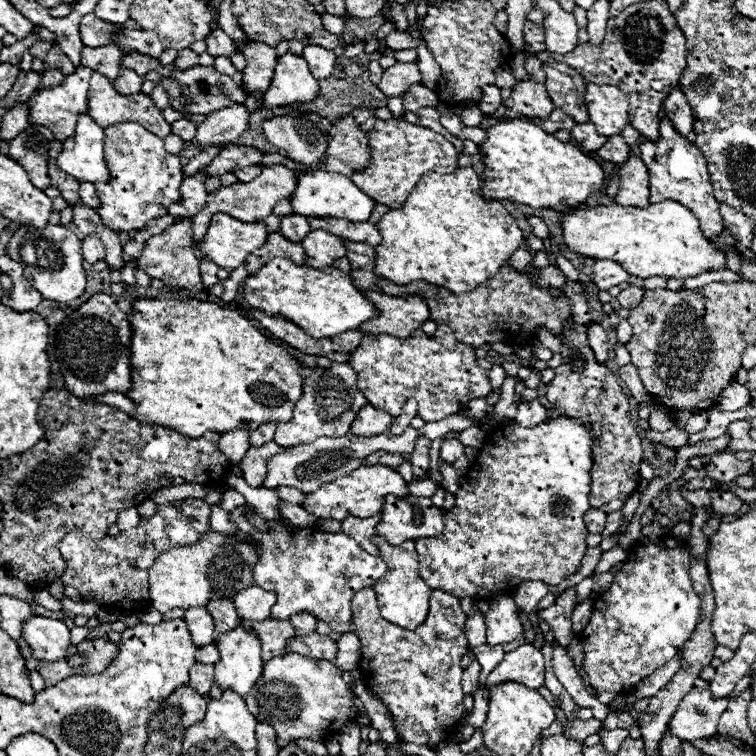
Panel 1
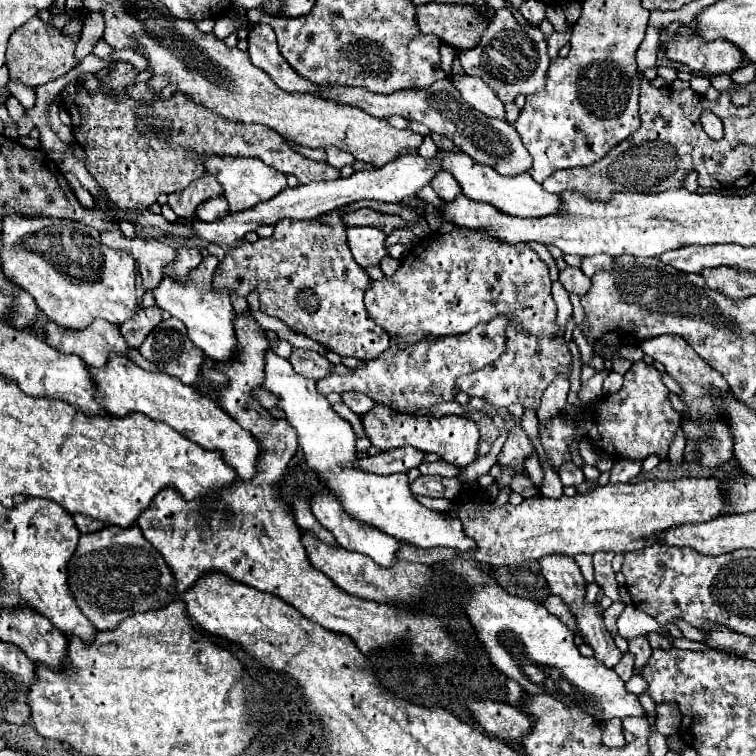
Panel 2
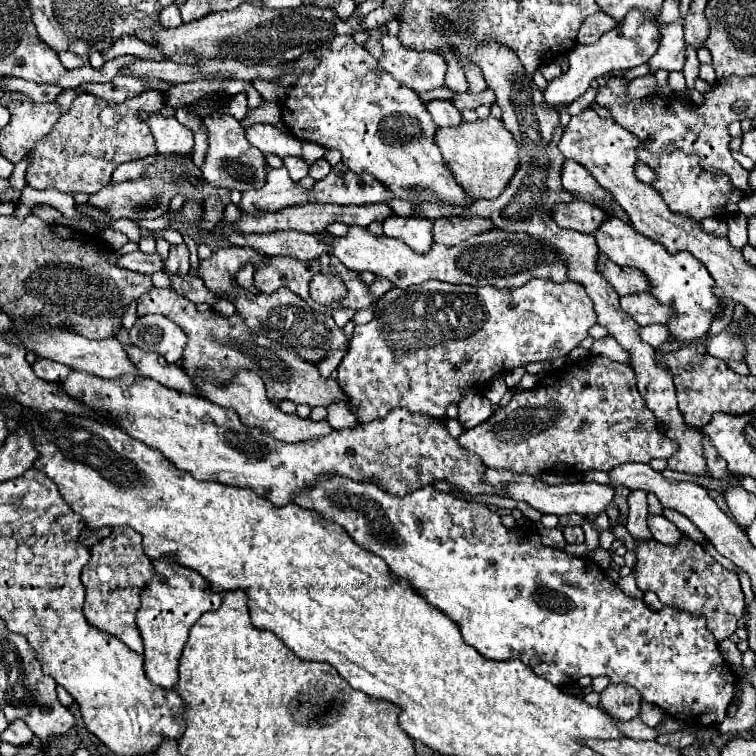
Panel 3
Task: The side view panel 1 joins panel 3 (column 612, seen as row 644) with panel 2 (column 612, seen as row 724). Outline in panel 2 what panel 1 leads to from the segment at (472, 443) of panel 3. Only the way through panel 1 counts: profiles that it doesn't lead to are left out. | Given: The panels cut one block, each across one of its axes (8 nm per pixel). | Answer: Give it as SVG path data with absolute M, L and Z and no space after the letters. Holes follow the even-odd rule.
M644 360L634 362L624 376L624 388L596 402L596 420L588 418L580 424L572 424L564 416L556 416L546 428L540 428L540 442L548 454L548 462L558 470L562 462L570 460L568 446L574 440L588 440L602 452L612 454L612 458L644 460L650 454L658 454L666 460L674 432L680 428L680 414L672 408L668 396L670 390L664 386L662 374Z

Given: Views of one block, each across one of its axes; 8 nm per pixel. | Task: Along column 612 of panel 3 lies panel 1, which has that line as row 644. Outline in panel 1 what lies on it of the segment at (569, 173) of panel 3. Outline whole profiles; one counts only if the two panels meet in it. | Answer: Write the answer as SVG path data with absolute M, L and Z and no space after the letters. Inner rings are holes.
M204 606L186 610L184 622L190 628L190 634L192 634L194 644L208 646L208 644L214 644L216 642L216 638L214 638L214 618L210 616L210 612Z

